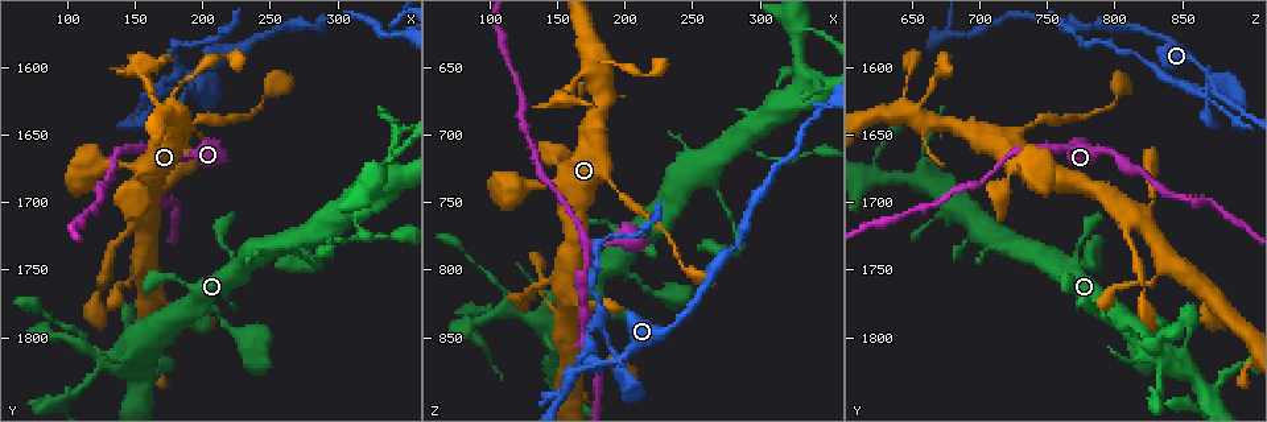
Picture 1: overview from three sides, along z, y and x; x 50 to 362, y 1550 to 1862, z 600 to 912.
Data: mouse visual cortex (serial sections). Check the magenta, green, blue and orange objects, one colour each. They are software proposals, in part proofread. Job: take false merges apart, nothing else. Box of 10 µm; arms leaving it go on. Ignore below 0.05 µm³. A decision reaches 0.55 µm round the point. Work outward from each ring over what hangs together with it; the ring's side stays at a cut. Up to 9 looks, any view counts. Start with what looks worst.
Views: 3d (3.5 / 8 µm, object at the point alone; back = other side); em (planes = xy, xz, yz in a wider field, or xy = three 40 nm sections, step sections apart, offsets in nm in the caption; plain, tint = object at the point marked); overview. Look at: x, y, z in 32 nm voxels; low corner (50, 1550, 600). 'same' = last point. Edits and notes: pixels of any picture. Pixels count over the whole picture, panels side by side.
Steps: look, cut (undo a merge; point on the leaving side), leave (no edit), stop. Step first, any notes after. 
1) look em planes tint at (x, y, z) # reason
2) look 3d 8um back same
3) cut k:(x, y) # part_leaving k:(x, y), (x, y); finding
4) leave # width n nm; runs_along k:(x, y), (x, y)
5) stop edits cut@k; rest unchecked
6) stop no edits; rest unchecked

look em xy step 2 tint at (194, 1604, 868) # small branch off a trunk

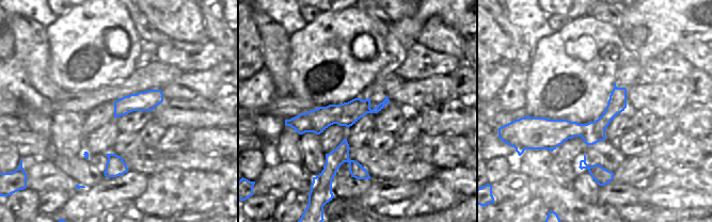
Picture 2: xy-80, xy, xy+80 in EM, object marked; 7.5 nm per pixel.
look 3d 3.5um same # wider look

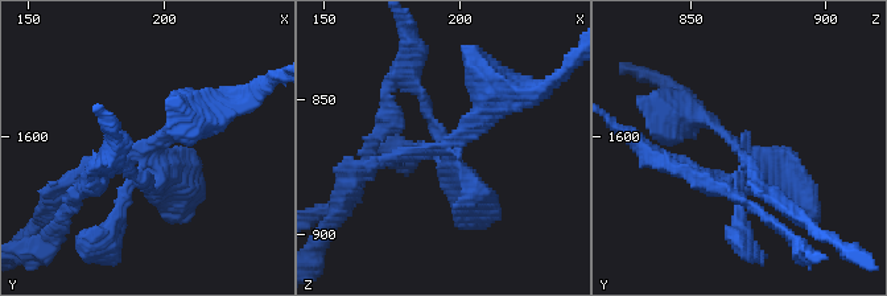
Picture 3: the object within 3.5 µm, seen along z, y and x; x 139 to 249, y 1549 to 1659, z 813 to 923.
leave # runs_along 3:(494, 87), (457, 142), (364, 168); all the same cell

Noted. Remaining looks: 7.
look 3d 3.5um at (172, 1660, 792) # calibre changes

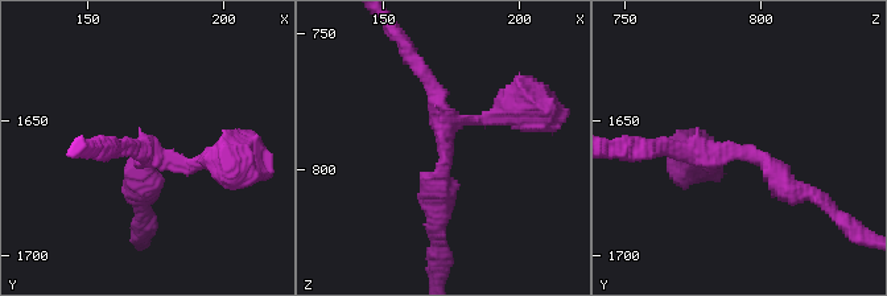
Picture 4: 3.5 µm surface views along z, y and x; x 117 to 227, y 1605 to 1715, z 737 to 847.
look em xy step 5 tint at (172, 1662, 792) # arms 3; arm_widths 200, 200, 300 nm; shape alone is not enough

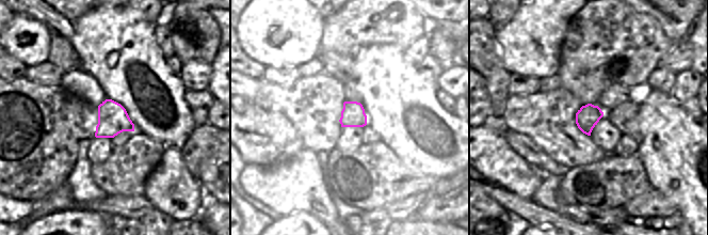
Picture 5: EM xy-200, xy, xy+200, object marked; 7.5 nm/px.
look em planes tint same

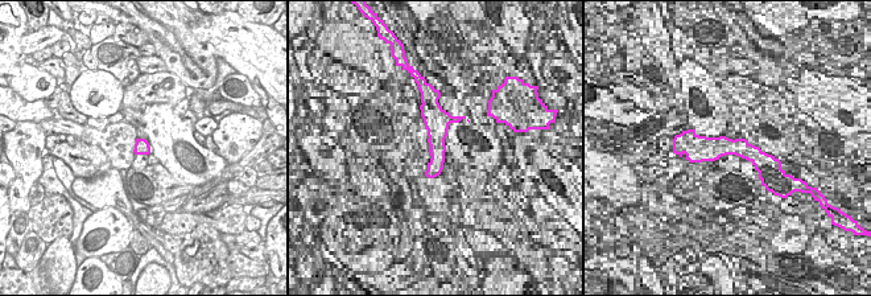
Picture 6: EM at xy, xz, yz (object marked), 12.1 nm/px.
leave # runs_along 4:(504, 114), (448, 120), (436, 225); continuous, no second cell

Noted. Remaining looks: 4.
look 3d 3.5um back at (292, 1726, 710) # thin arm on a thick one

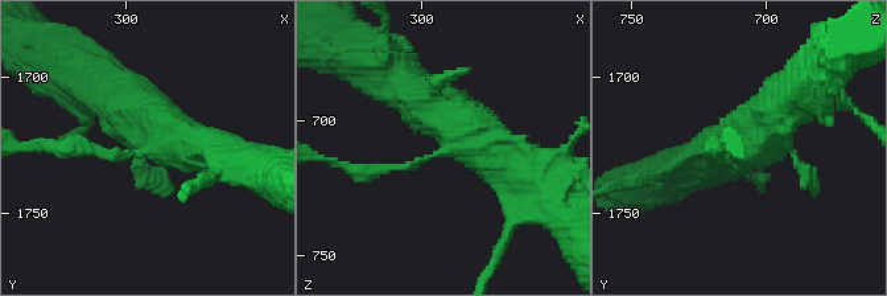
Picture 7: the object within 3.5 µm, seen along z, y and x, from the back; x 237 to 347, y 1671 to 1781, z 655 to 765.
look em xy step 1 tint at (291, 1725, 710) # need the tissue

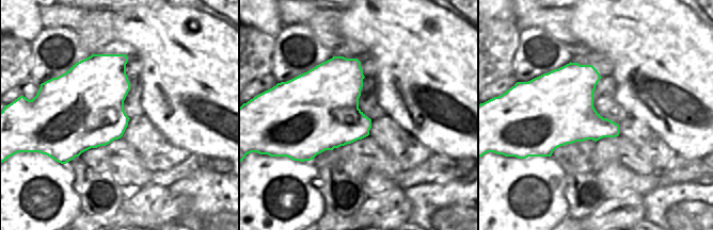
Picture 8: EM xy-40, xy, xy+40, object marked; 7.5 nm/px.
leave # runs_along 7:(540, 190), (511, 163), (405, 89); continuous, no second cell

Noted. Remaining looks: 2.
look 3d 3.5um at (152, 1606, 670) # sharp bend

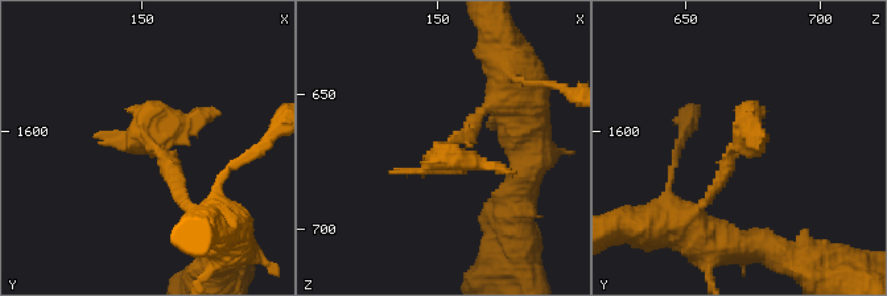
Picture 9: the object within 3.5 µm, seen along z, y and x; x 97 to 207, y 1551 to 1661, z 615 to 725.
look em xy step 2 tint at (153, 1605, 671) # need the tissue

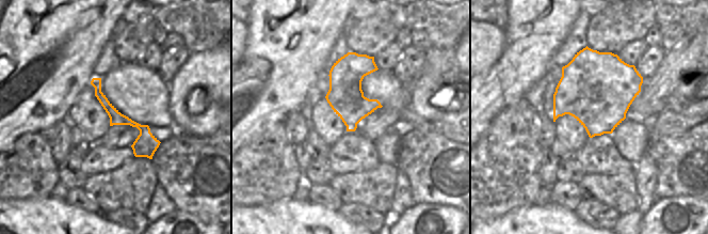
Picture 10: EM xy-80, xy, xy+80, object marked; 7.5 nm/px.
leave # runs_along 10:(95, 80), (108, 107), (145, 134), (149, 155); continuous, no second cell

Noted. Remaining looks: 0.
stop no edits; rest unchecked

